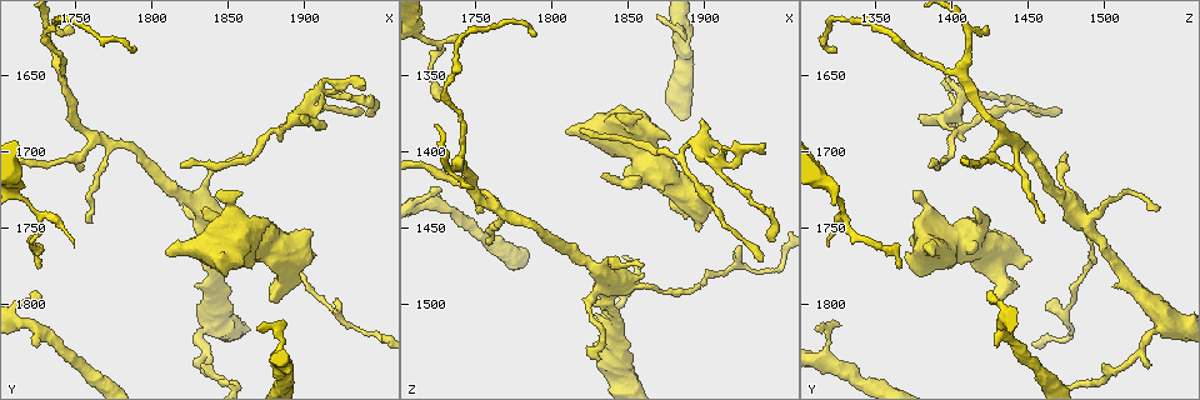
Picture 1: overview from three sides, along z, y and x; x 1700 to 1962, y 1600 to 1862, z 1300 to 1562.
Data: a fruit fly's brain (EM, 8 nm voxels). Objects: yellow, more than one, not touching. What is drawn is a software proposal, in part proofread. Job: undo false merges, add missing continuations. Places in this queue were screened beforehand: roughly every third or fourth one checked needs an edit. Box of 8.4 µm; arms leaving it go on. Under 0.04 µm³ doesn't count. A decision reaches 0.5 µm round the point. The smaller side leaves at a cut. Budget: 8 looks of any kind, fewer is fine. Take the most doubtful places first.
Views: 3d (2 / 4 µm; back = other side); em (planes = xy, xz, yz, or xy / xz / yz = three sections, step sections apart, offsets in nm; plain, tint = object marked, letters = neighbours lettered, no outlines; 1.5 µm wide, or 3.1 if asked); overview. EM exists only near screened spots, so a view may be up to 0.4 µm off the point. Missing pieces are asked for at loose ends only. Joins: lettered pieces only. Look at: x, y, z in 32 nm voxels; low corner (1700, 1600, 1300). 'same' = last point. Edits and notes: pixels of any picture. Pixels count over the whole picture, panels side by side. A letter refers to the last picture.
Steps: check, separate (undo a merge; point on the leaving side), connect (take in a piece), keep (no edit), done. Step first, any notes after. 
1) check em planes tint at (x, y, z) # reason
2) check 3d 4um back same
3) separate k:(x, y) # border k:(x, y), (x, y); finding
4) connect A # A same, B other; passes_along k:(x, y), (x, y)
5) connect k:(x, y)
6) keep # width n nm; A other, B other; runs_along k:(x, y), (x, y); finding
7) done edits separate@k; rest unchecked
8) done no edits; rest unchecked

check em xz step 4 letters at (1808, 1766, 1390) # free end

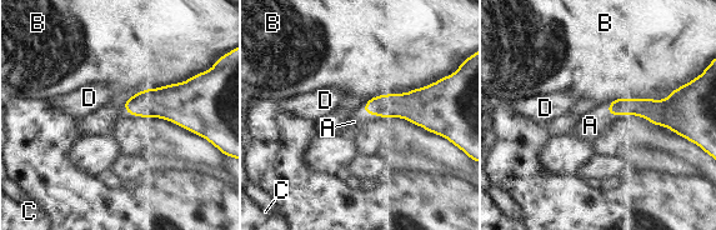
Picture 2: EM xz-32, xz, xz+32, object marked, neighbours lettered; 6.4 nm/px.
connect A # A same, B other, C other, D other; passes_along 2:(644, 108), (609, 111), (590, 125); it goes on there

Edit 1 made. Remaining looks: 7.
check em xy step 8 letters at (1938, 1660, 1402) # an open end

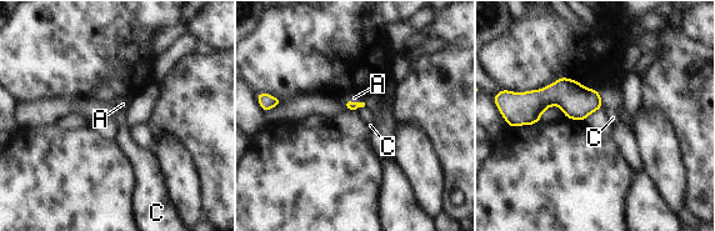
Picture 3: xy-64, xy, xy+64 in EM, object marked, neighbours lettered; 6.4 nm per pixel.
check em yz step 4 letters same

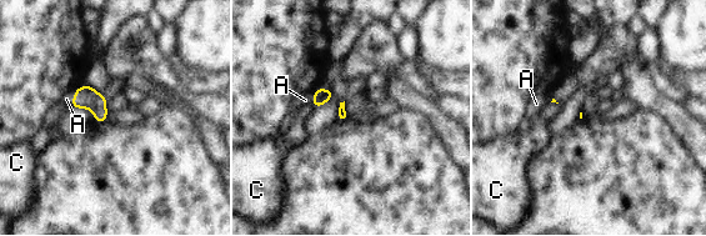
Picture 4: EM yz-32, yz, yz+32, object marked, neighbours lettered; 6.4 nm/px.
connect A # A same, C other; passes_along 4:(88, 98), (74, 98), (66, 99); it goes on there

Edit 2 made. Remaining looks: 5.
check overview # see it whole again

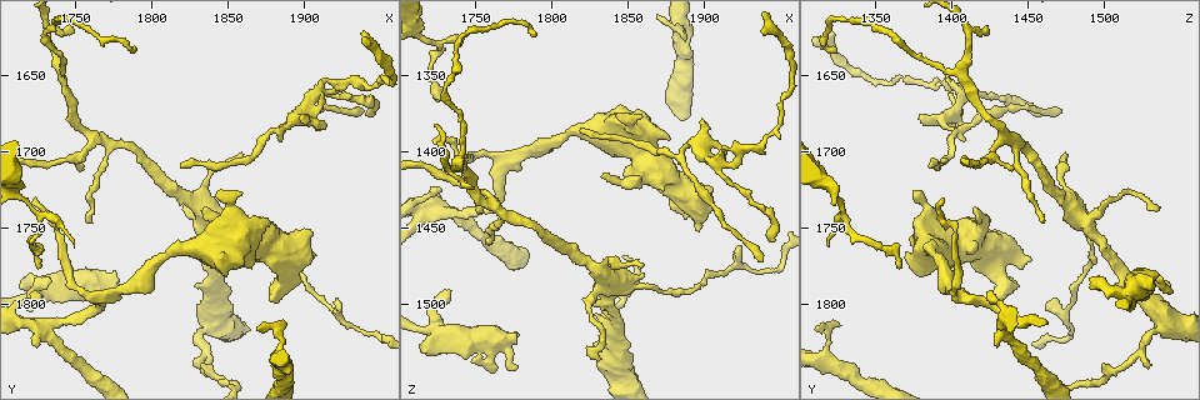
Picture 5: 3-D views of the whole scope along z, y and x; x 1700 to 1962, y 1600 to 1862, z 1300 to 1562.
check em planes tint at (1760, 1746, 1460) # an open end

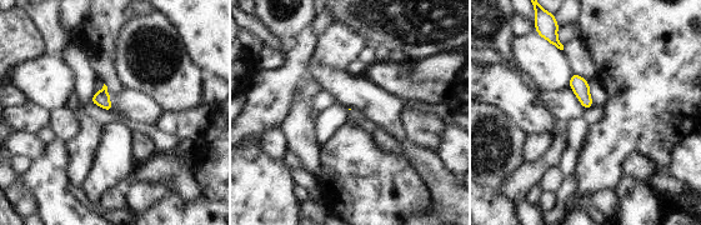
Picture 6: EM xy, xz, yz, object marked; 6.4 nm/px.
check em planes letters same # what lies round it

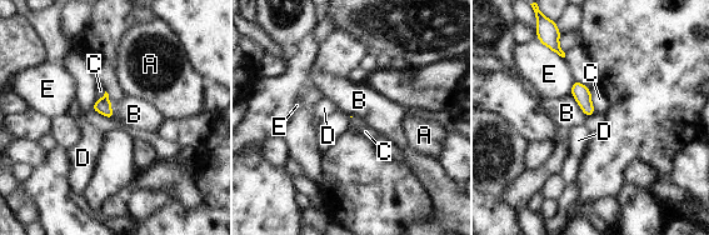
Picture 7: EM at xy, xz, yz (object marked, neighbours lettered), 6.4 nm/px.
keep # A other, B other, C other, D other, E other; border 7:(572, 94), (587, 116); none of them fits

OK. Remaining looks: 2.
done edits connect@2, connect@4; rest unchecked

